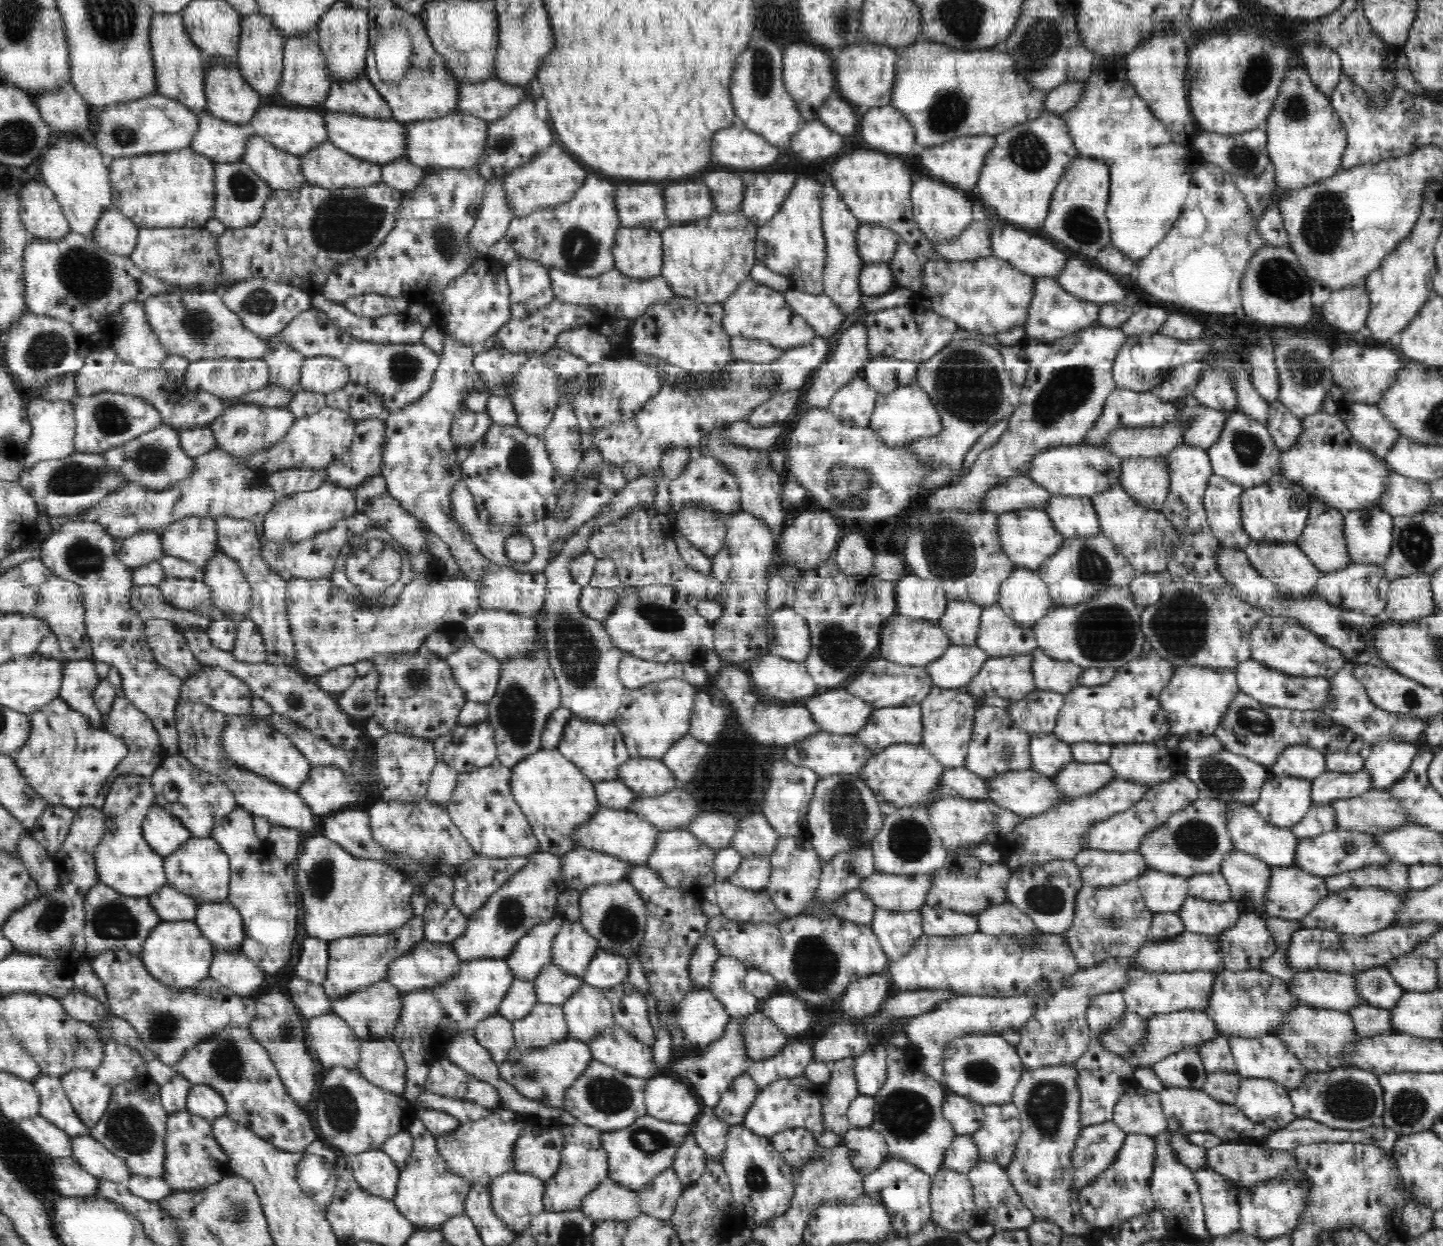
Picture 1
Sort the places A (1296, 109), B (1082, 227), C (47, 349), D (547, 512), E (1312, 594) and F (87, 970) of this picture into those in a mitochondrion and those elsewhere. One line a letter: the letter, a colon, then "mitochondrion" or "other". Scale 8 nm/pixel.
A: mitochondrion
B: mitochondrion
C: mitochondrion
D: other
E: other
F: other

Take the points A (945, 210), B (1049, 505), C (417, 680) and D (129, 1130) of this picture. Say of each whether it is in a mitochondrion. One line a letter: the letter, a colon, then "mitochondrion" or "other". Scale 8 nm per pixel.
A: other
B: other
C: mitochondrion
D: mitochondrion

